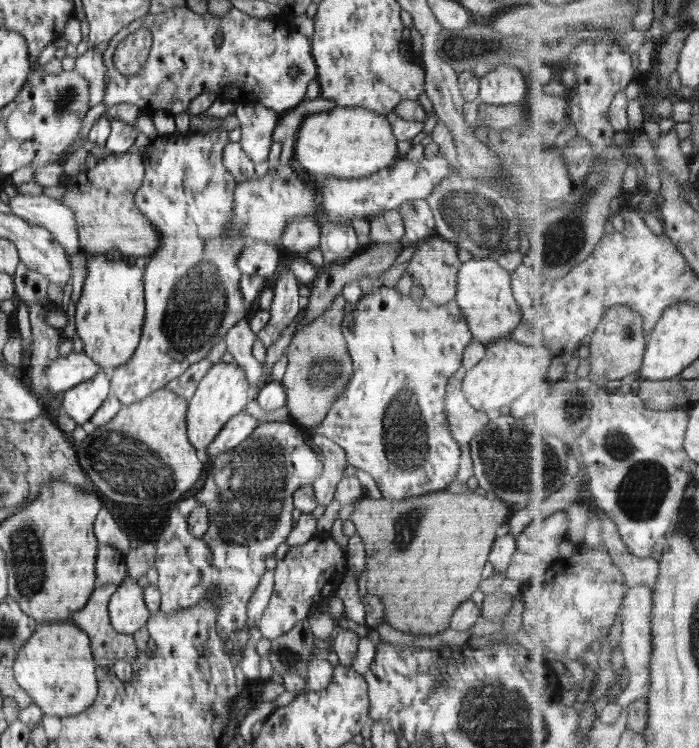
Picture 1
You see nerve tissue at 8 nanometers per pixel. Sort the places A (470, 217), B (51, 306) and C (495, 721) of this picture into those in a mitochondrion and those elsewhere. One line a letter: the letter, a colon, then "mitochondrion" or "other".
A: mitochondrion
B: other
C: mitochondrion

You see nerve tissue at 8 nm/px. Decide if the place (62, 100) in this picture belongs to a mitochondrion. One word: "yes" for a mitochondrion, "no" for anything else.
yes

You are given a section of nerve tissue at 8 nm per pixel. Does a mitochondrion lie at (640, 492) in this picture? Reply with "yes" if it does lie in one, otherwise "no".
yes

